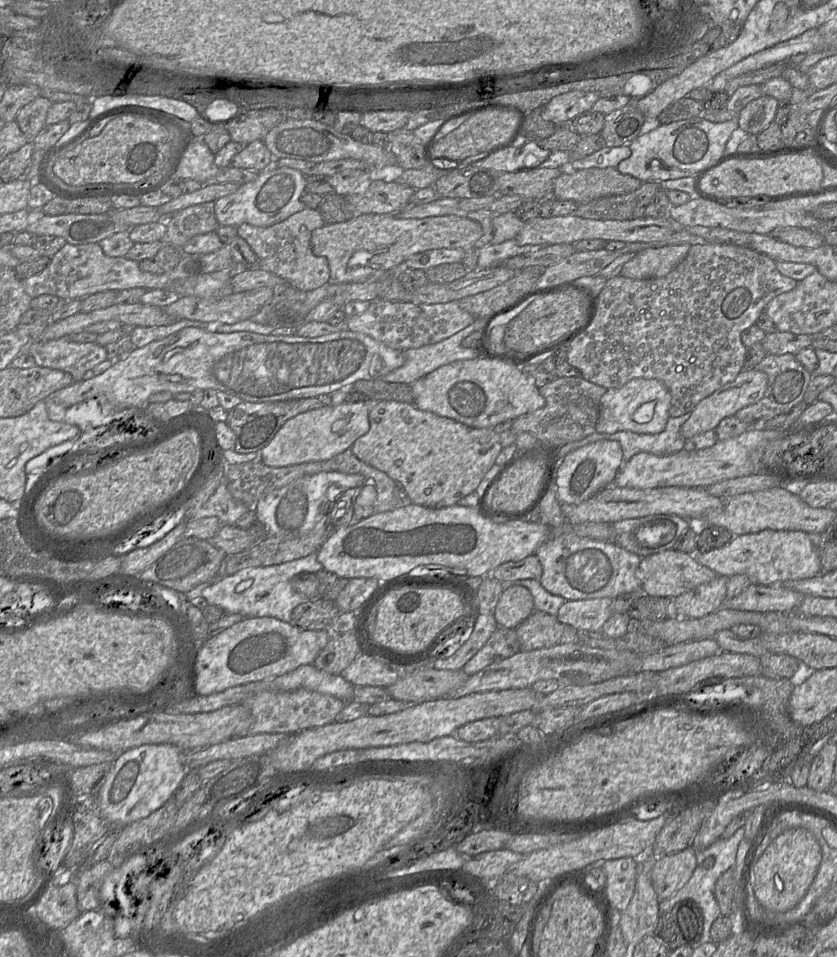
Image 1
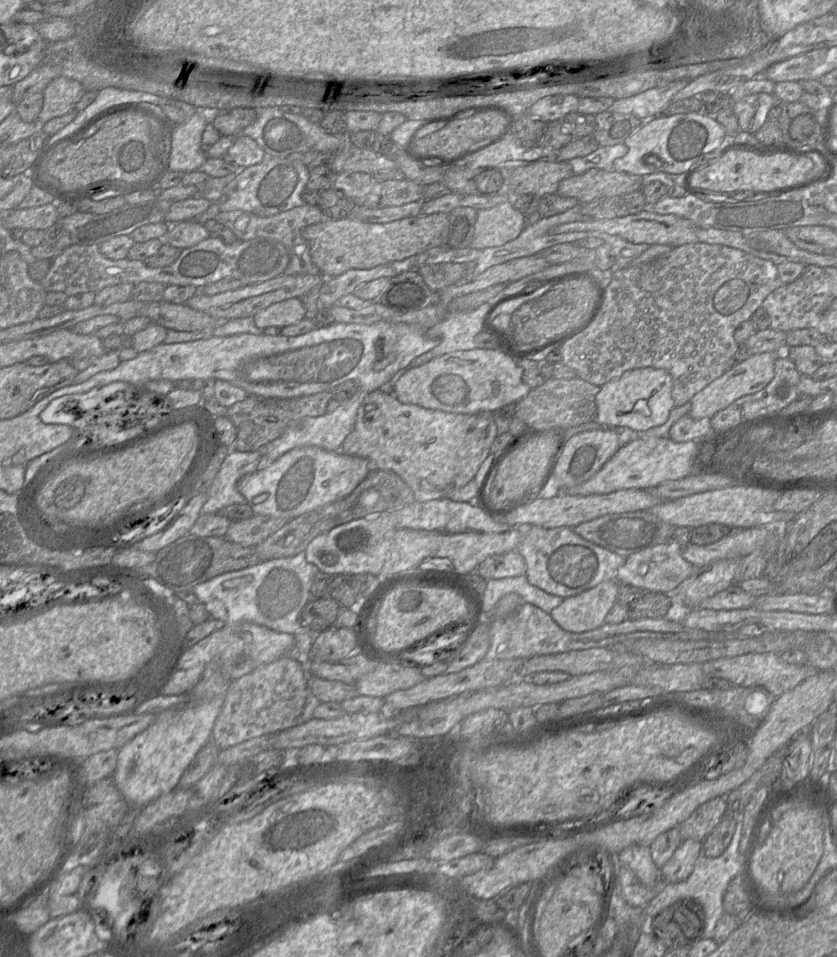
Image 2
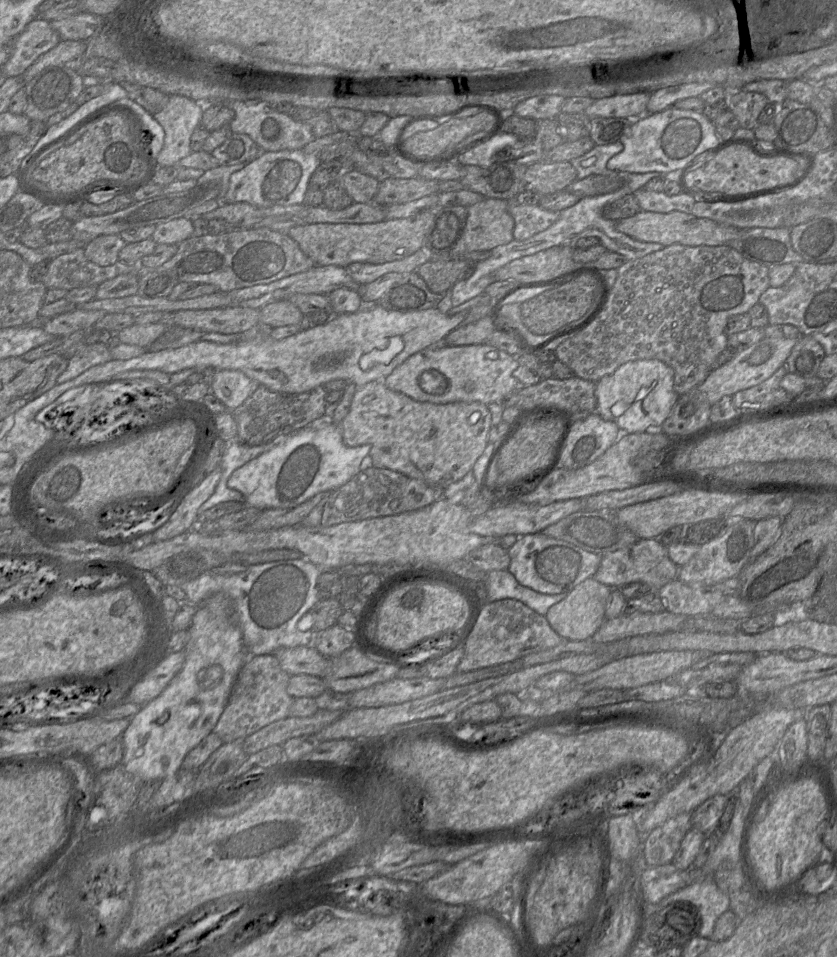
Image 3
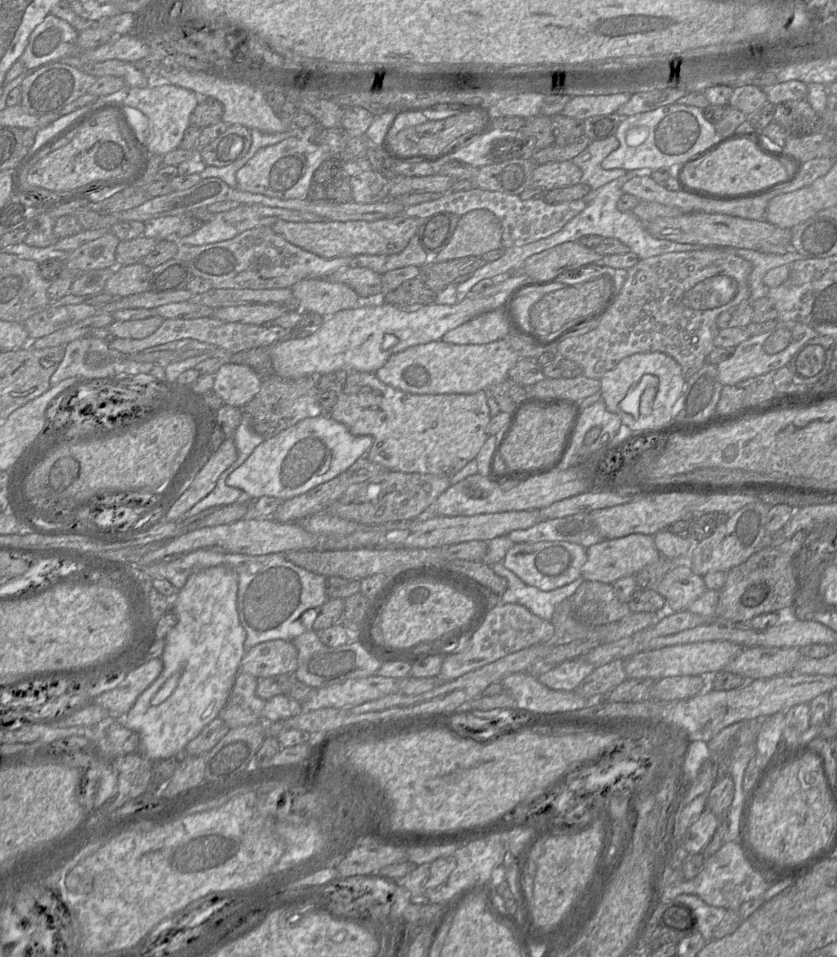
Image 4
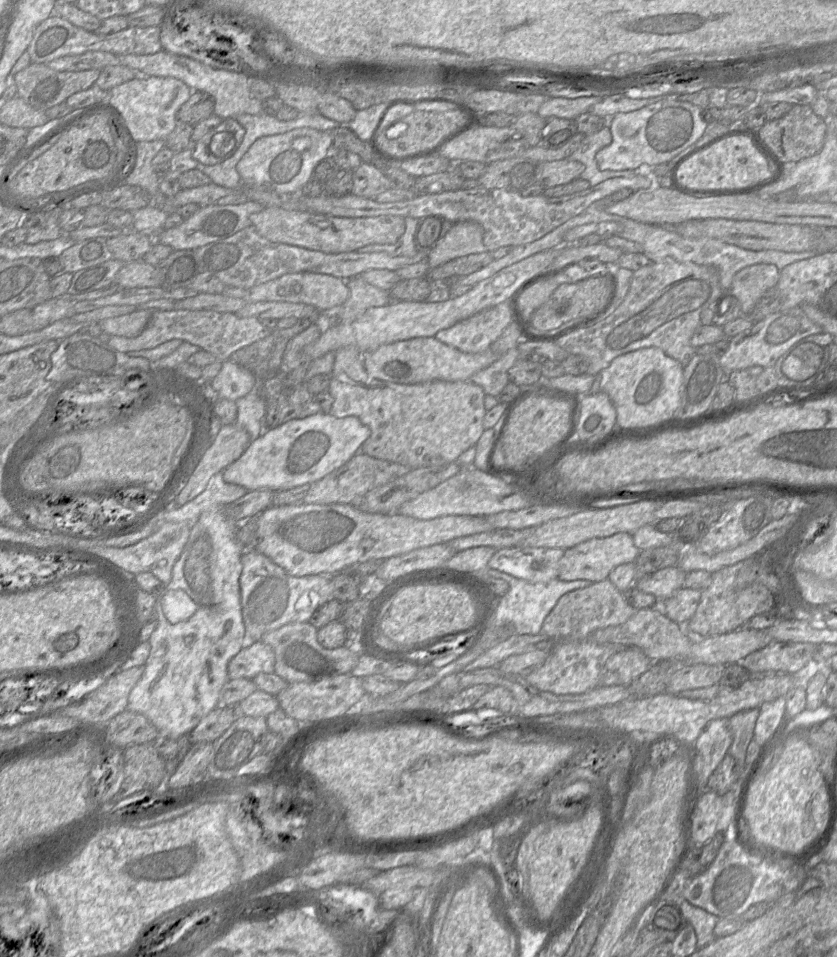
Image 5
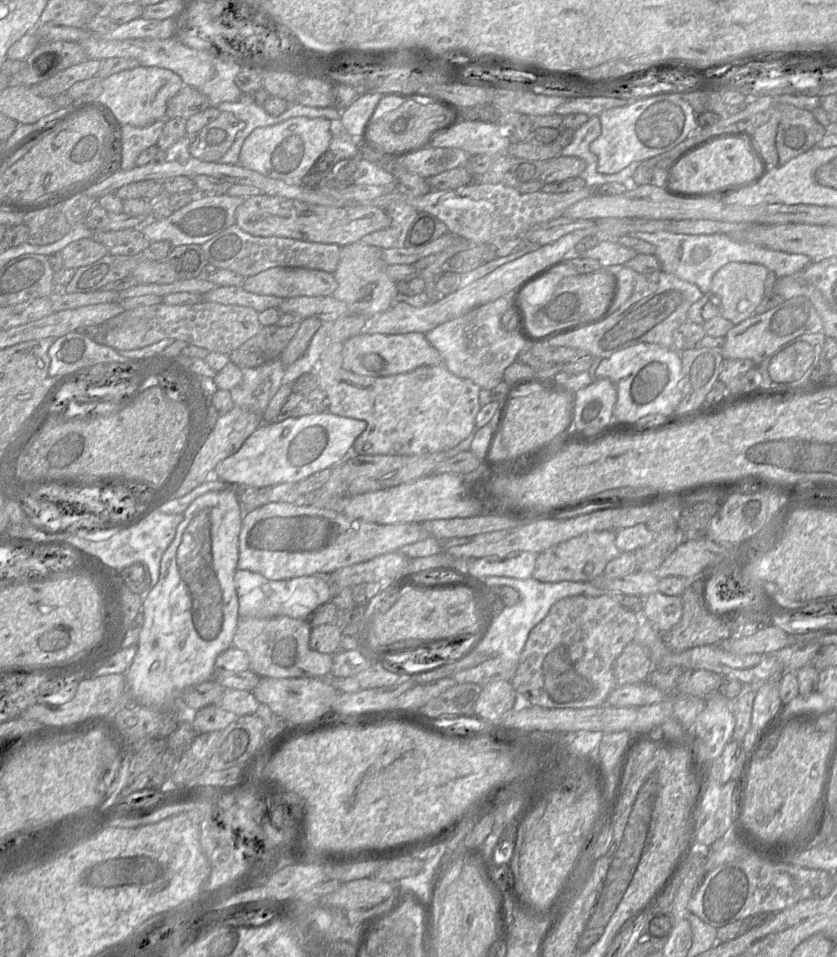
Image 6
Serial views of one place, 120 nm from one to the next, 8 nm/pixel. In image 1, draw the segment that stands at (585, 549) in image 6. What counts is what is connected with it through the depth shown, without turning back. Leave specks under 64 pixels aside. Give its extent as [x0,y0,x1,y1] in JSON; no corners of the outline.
[636,548,718,598]

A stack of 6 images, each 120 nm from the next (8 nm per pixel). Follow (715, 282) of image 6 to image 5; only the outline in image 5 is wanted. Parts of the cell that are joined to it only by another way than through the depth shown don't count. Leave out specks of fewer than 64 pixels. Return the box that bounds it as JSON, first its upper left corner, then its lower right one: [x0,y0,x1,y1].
[730,264,781,315]

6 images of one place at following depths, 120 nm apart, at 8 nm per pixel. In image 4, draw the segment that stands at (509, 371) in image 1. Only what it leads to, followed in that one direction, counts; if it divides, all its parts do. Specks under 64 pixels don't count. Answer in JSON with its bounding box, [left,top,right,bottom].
[374,339,518,394]

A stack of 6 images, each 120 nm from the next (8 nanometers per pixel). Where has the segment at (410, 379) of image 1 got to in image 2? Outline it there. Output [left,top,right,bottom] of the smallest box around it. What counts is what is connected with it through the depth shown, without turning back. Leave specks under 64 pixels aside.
[394,303,490,380]

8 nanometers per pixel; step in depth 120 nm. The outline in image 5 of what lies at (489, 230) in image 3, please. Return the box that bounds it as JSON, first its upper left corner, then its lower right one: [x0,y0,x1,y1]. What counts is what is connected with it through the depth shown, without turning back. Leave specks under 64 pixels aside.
[426,222,485,270]

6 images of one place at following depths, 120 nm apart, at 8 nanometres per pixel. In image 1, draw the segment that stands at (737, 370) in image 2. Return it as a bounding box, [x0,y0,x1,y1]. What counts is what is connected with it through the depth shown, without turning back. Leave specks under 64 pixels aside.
[681,368,768,439]

